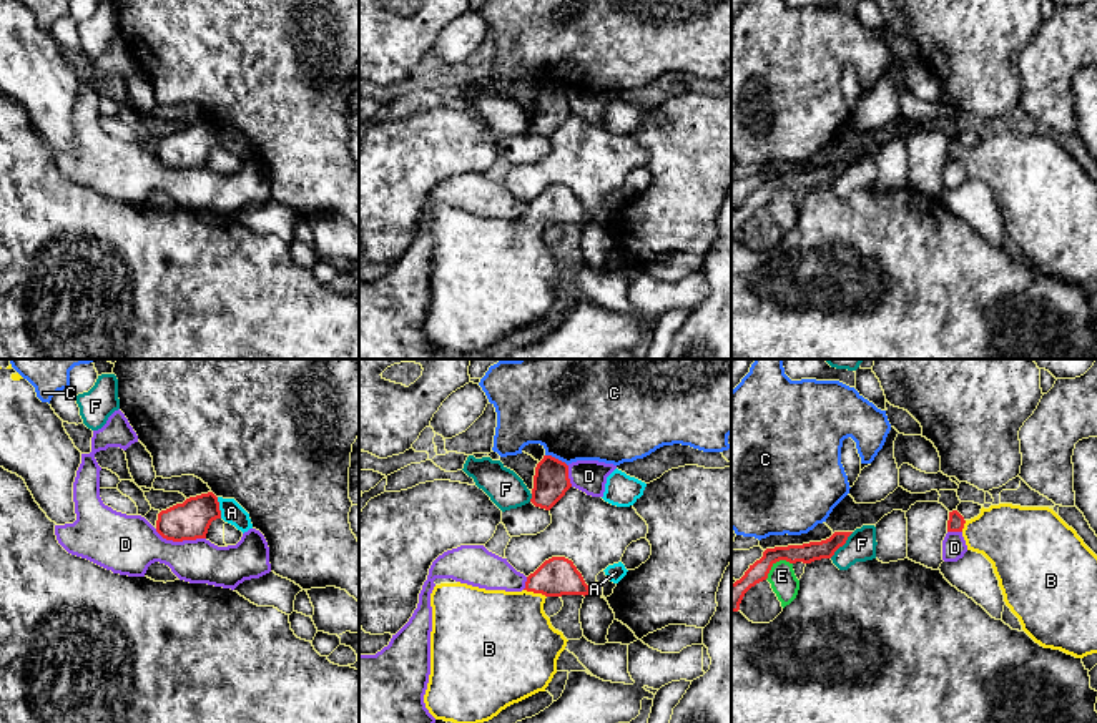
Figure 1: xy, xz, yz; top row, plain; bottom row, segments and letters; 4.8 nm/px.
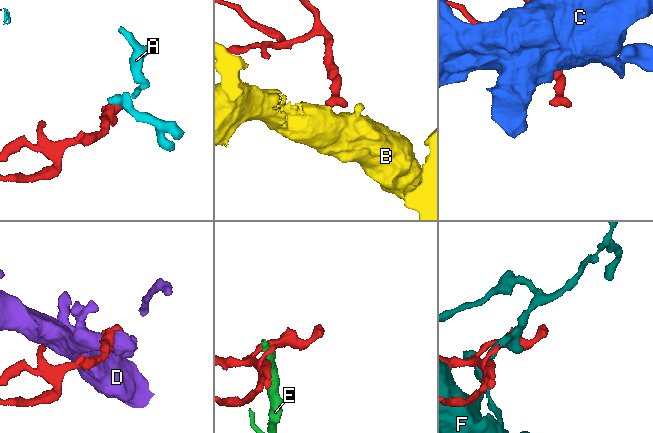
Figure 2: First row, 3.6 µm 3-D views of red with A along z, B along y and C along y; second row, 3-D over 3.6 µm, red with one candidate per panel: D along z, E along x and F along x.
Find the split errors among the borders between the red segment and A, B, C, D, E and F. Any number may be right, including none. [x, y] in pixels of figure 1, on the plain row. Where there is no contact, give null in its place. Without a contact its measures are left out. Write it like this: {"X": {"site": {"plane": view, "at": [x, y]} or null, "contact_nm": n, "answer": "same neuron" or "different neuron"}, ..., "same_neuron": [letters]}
{"A": {"site": {"plane": "xy", "at": [218, 135]}, "contact_nm": 110, "answer": "different neuron"}, "B": {"site": {"plane": "xz", "at": [536, 220]}, "contact_nm": 120, "answer": "same neuron"}, "C": {"site": {"plane": "xz", "at": [557, 87]}, "contact_nm": 130, "answer": "different neuron"}, "D": {"site": {"plane": "xy", "at": [180, 168]}, "contact_nm": 260, "answer": "different neuron"}, "E": {"site": {"plane": "yz", "at": [775, 190]}, "contact_nm": 160, "answer": "different neuron"}, "F": {"site": {"plane": "yz", "at": [841, 173]}, "contact_nm": 170, "answer": "different neuron"}, "same_neuron": ["B"]}

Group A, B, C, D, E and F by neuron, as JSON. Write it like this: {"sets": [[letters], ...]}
{"sets": [["A"], ["B"], ["C"], ["D"], ["E"], ["F"]]}

